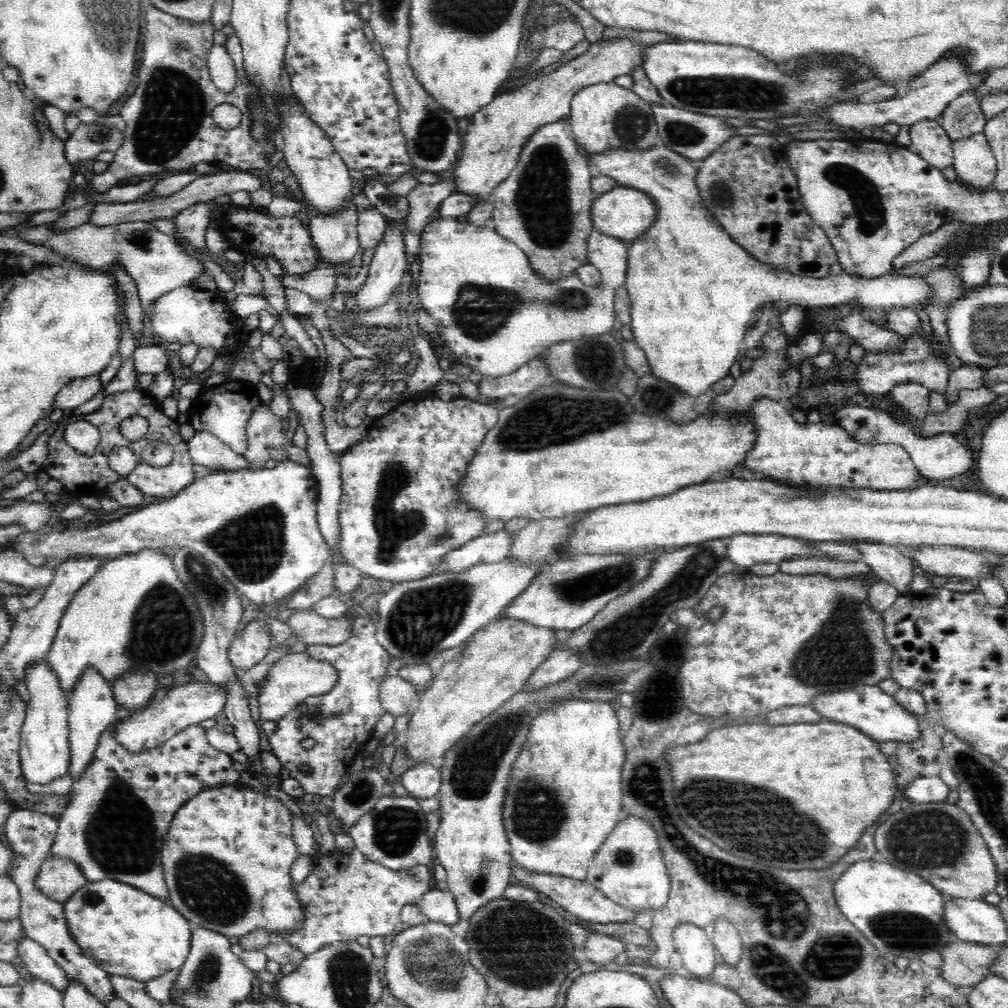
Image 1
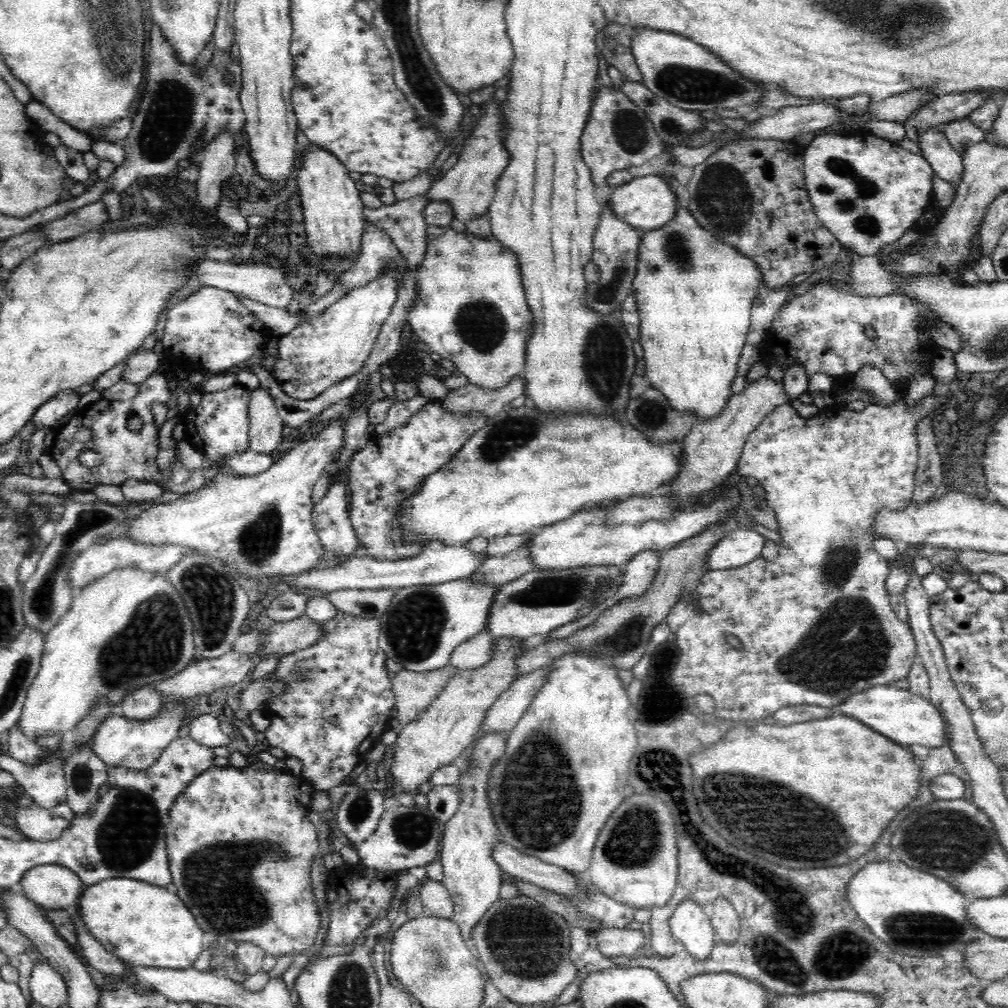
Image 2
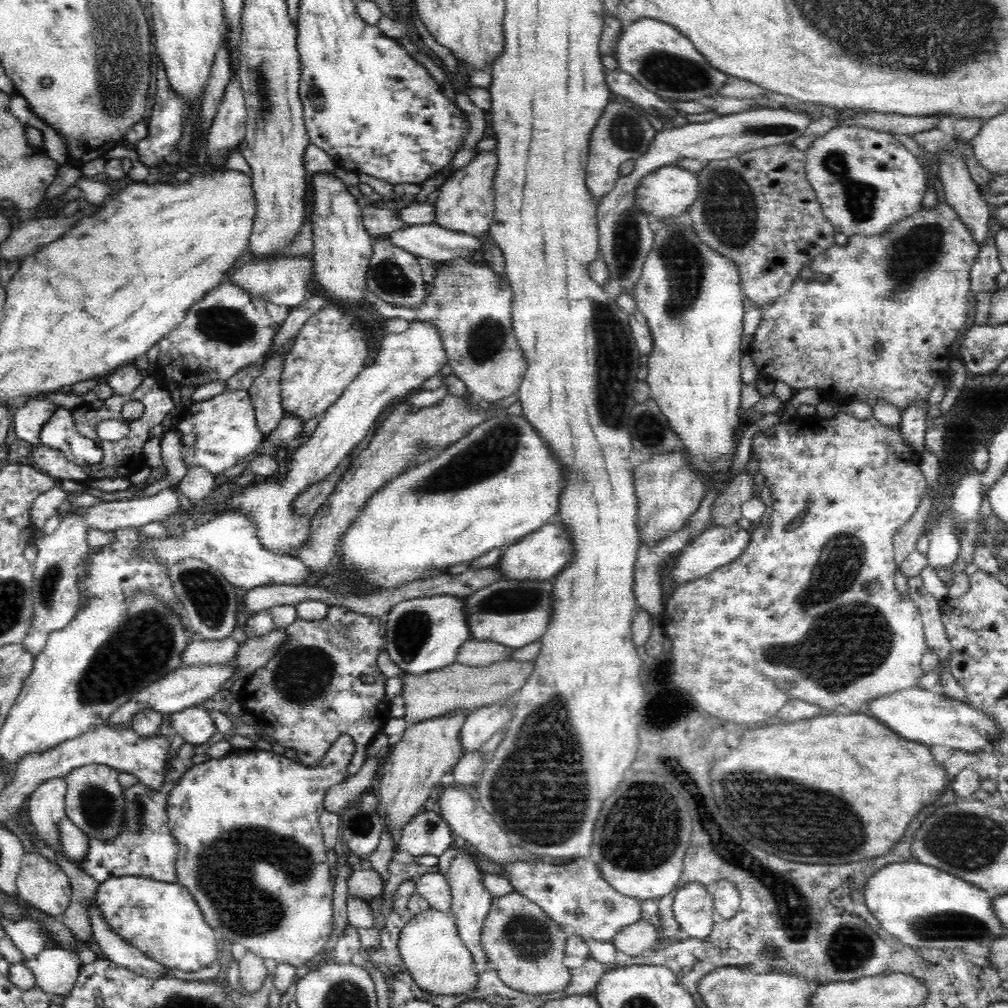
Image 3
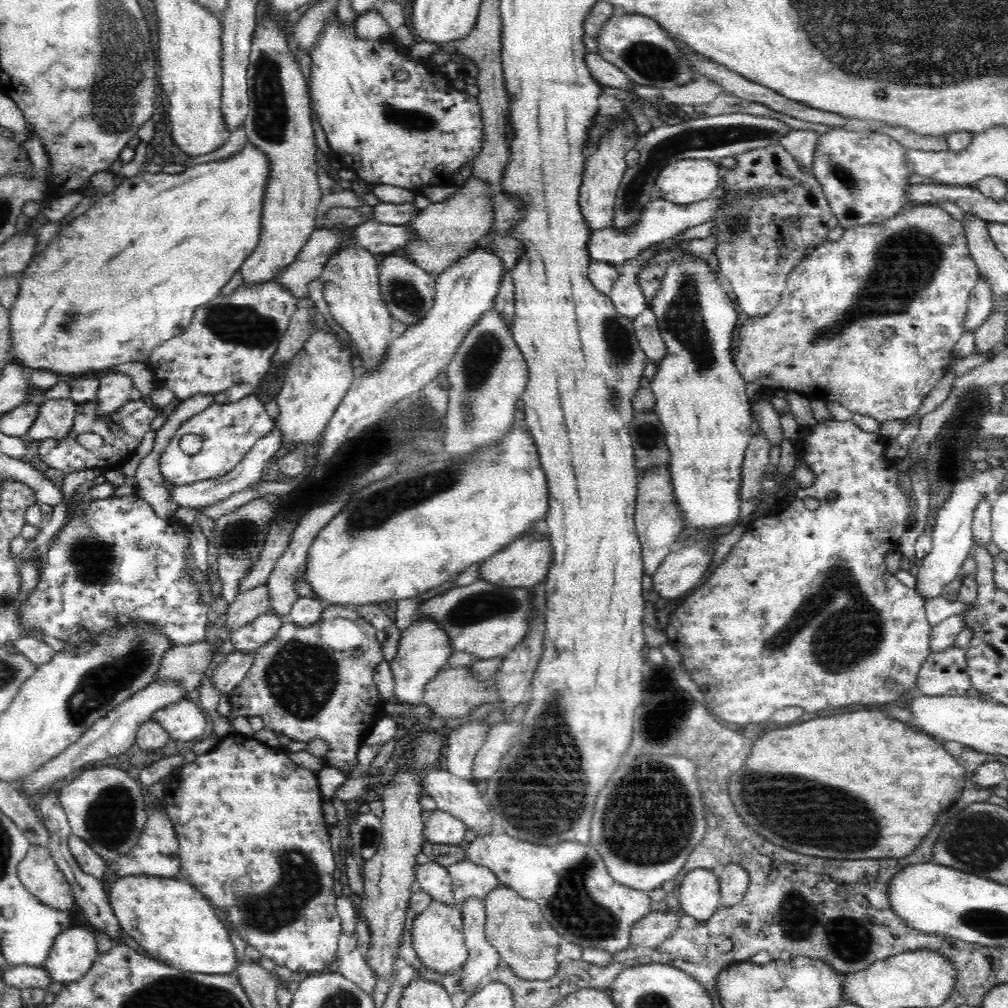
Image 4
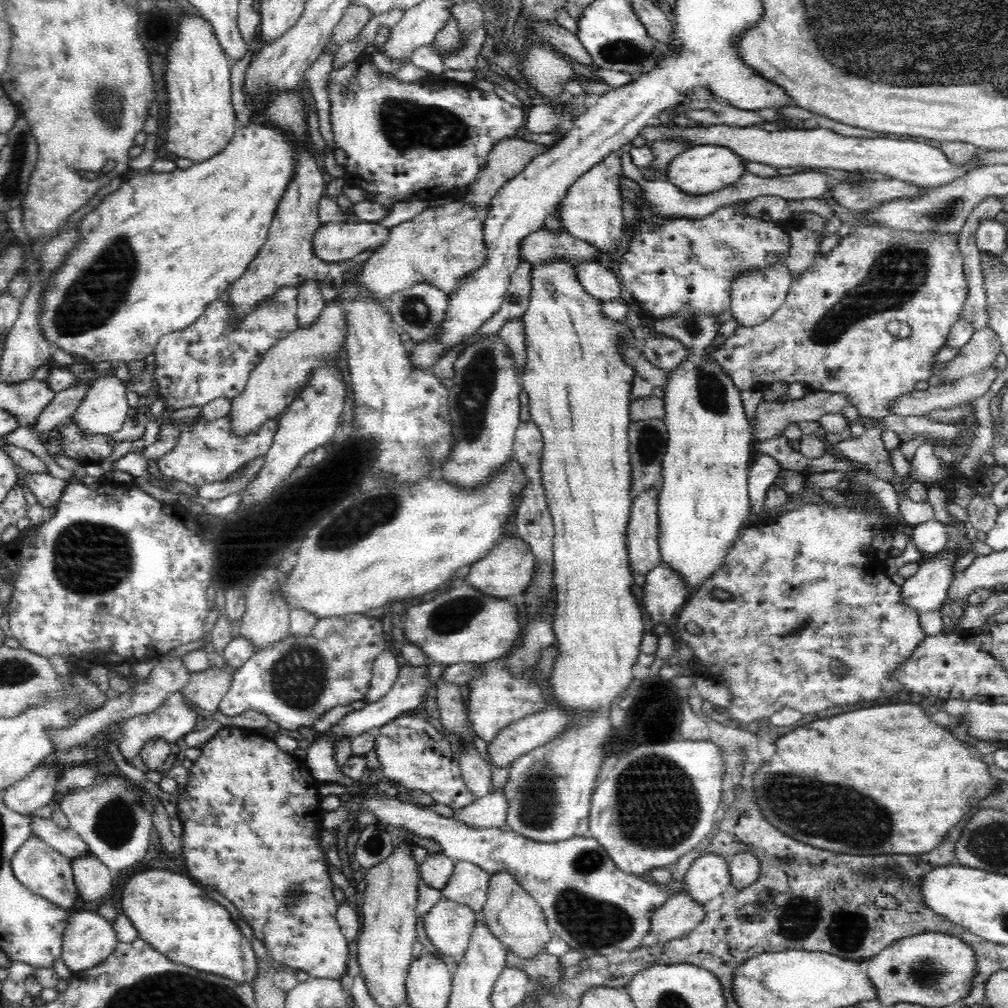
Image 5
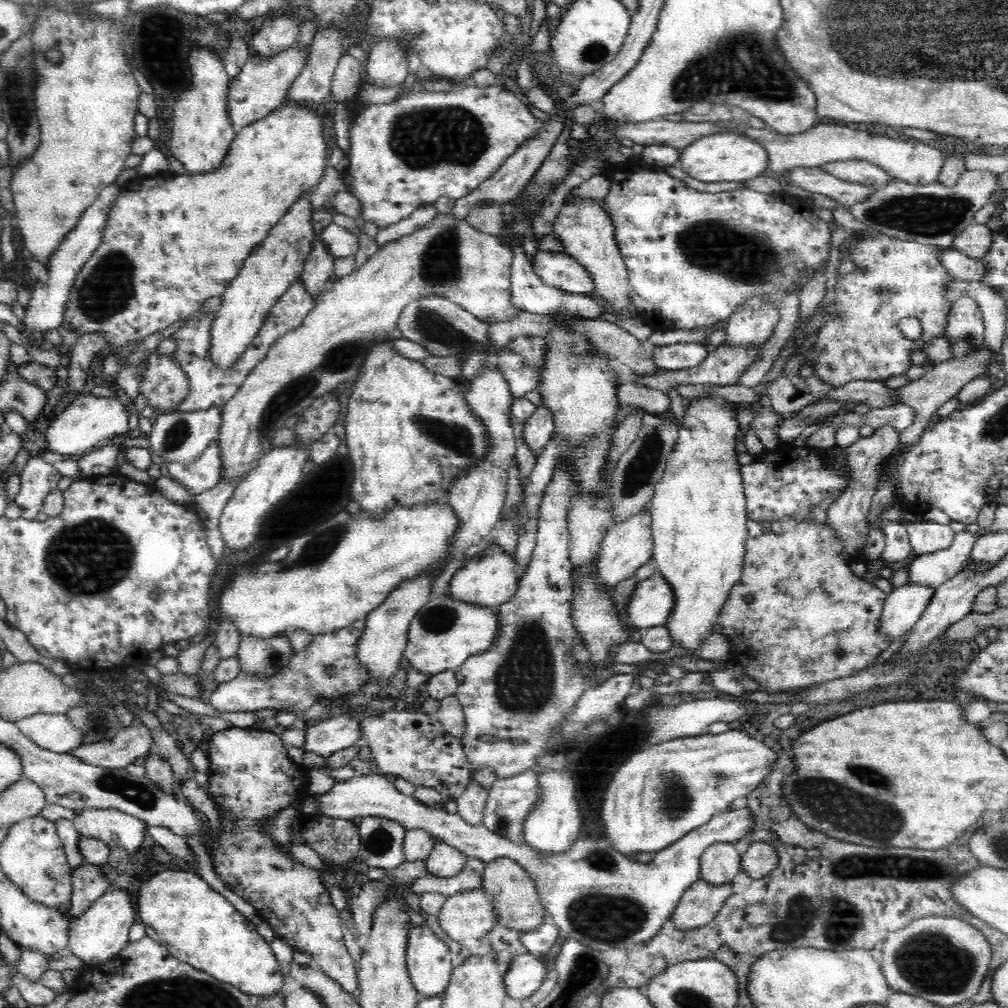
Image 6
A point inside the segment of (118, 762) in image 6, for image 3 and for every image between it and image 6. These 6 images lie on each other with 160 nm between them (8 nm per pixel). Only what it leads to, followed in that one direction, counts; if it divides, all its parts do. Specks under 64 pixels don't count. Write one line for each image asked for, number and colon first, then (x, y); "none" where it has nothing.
3: (195, 725)
4: (184, 720)
5: (169, 722)

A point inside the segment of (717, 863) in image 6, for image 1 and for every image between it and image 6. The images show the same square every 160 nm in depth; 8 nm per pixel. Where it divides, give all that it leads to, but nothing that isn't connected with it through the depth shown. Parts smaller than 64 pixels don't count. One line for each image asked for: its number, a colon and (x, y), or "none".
1: (699, 957)
2: (689, 924)
3: (693, 905)
4: (699, 891)
5: (709, 875)

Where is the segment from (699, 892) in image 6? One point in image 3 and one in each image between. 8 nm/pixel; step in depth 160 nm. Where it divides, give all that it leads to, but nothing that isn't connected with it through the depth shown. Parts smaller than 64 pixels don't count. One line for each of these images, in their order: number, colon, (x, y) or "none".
3: (635, 939)
4: (659, 924)
5: (678, 915)

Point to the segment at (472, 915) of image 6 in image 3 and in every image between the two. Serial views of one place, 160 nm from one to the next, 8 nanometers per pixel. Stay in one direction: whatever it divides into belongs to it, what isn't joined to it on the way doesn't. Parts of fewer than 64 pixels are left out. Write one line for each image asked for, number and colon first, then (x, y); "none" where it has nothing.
3: (438, 960)
4: (438, 938)
5: (448, 924)

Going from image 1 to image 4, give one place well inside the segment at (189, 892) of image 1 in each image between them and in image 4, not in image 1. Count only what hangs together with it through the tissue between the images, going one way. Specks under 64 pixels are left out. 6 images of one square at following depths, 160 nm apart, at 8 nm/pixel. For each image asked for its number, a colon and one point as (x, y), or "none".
2: (241, 848)
3: (252, 852)
4: (252, 838)

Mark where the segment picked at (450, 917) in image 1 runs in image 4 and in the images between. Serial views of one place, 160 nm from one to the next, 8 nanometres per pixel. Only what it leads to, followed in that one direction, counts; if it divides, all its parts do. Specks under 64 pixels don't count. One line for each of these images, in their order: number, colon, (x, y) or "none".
2: (434, 895)
3: (434, 887)
4: (432, 878)

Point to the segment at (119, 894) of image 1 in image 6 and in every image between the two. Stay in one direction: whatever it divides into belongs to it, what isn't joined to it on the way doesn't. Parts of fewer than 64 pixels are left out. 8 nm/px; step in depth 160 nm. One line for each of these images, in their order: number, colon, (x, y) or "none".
2: (143, 925)
3: (162, 920)
4: (170, 920)
5: (172, 913)
6: (179, 910)

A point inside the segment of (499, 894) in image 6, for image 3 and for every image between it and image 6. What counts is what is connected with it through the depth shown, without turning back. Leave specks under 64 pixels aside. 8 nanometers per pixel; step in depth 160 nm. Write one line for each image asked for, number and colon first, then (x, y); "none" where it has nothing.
3: (526, 947)
4: (527, 942)
5: (512, 914)

